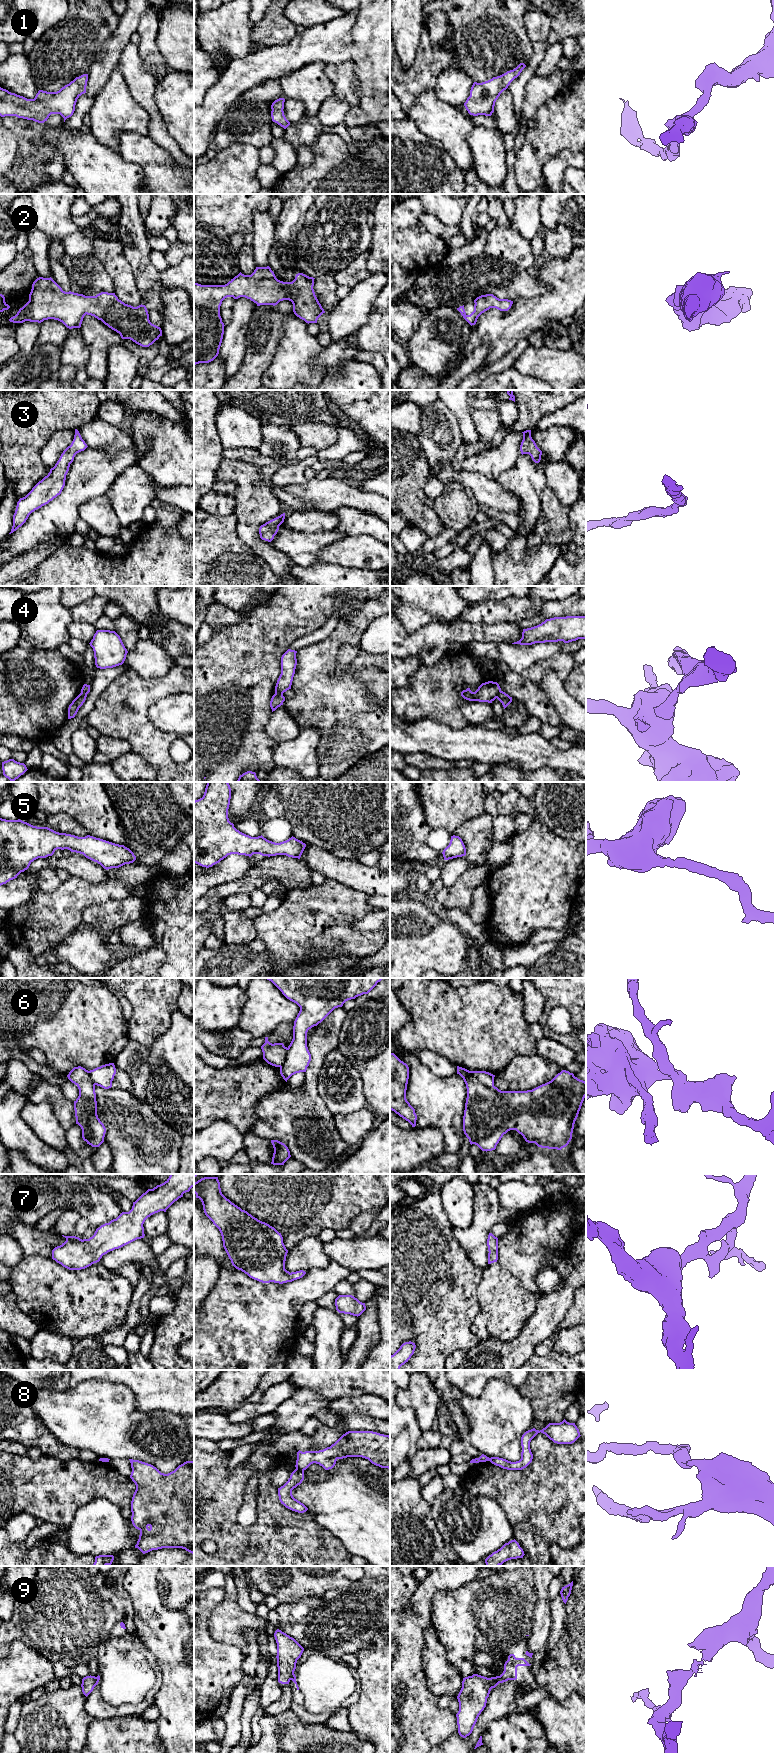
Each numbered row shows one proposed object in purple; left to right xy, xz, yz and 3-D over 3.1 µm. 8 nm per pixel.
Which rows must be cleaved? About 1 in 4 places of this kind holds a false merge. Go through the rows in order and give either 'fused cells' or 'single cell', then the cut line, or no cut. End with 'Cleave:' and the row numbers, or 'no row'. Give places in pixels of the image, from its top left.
1: single cell | no cut
2: single cell | no cut
3: single cell | no cut
4: fused cells | xz (275, 689), (282, 694)
5: single cell | no cut
6: fused cells | yz (469, 1071), (484, 1085), (493, 1086)
7: single cell | no cut
8: fused cells | xz (296, 1468), (303, 1470)
9: fused cells | yz (495, 1677), (499, 1682)
Cleave: 4, 6, 8, 9

